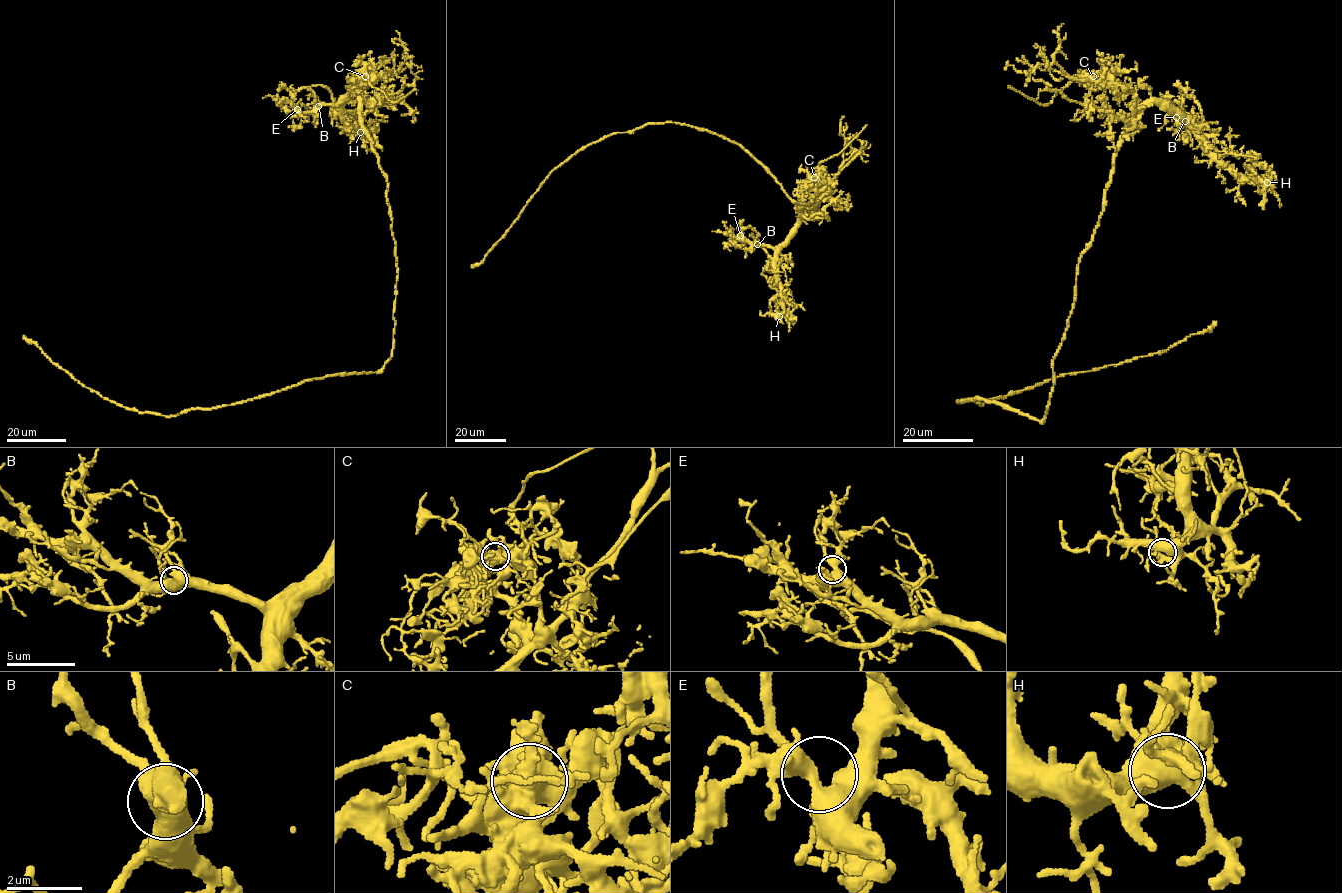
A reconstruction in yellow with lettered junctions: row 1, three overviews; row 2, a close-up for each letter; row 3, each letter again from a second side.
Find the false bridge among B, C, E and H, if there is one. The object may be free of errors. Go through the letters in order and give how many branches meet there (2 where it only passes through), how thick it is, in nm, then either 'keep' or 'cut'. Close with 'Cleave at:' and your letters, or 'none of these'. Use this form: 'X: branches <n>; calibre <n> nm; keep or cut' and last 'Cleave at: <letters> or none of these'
B: branches 4; calibre 500 nm; keep
C: branches 4; calibre 650 nm; cut
E: branches 5; calibre 440 nm; keep
H: branches 4; calibre 460 nm; keep
Cleave at: C

